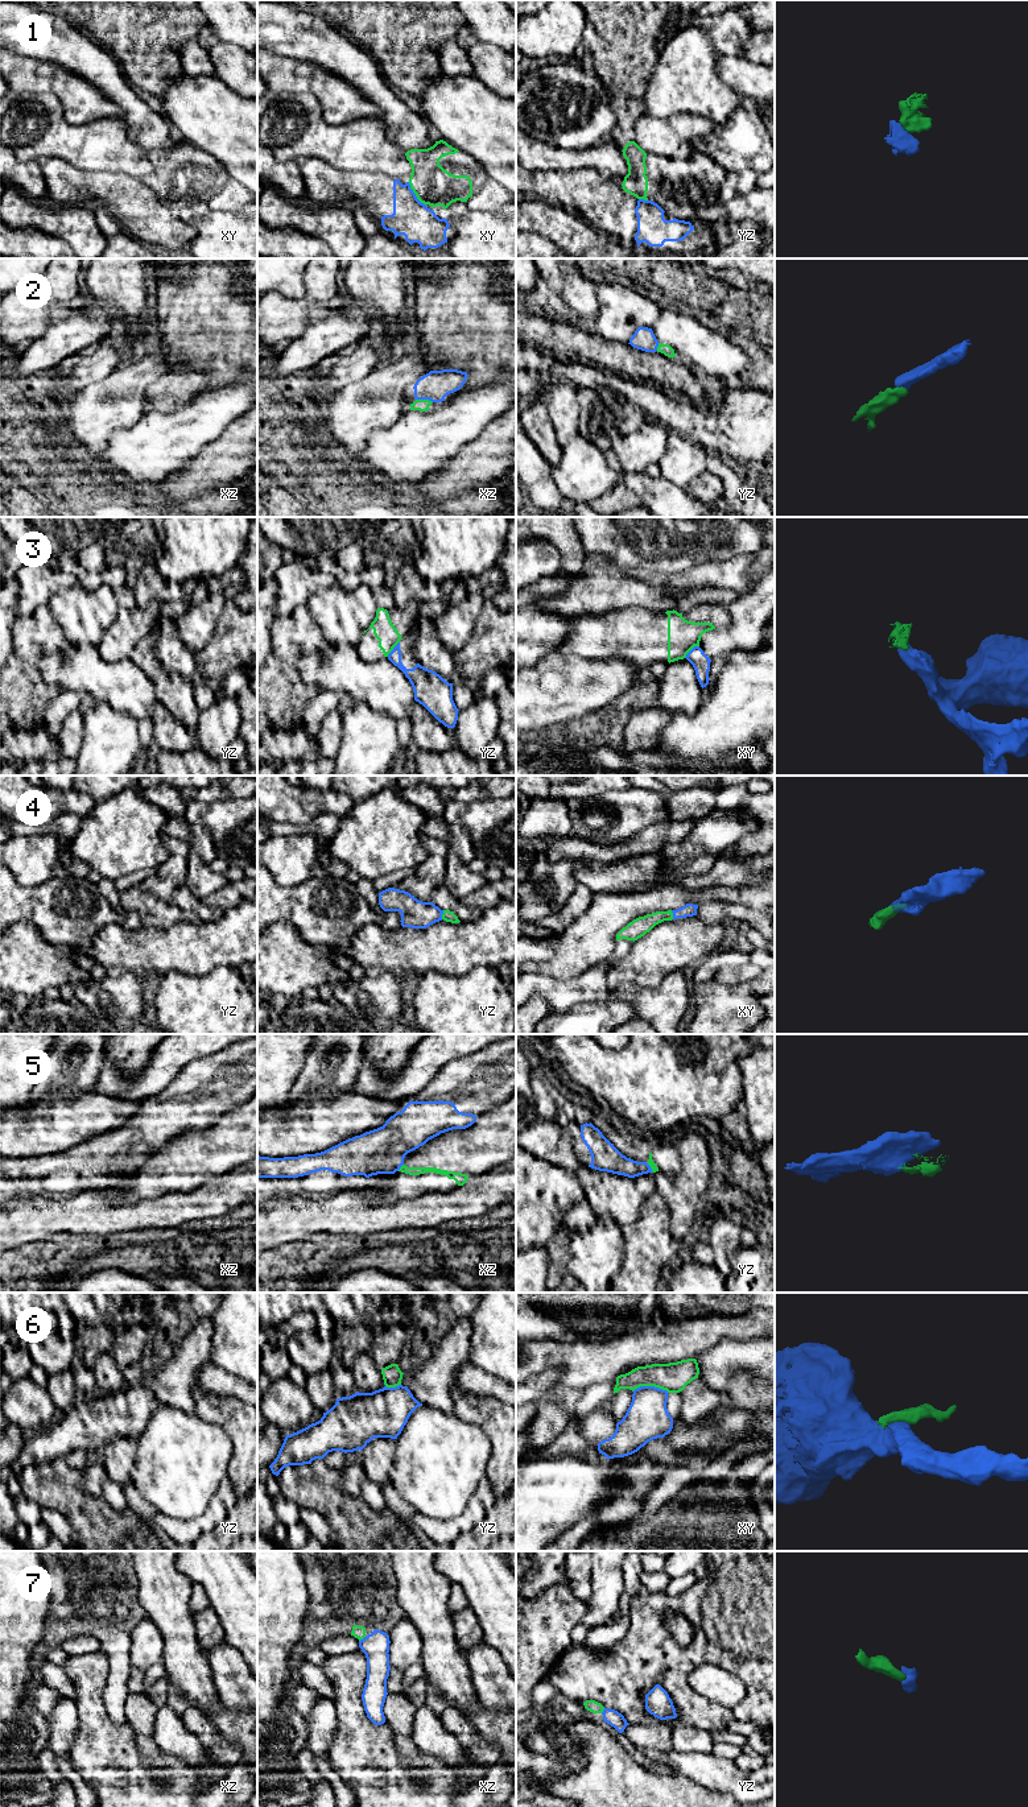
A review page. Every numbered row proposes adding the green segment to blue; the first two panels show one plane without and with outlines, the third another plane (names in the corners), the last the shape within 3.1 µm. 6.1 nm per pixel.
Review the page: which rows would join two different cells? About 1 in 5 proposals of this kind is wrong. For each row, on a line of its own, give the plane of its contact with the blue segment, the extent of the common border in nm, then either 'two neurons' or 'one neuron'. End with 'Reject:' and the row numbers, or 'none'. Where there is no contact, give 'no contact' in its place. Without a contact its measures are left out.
1: contact in xy; length 180 nm; two neurons
2: contact in xz; length 110 nm; one neuron
3: contact in xy; length 120 nm; two neurons
4: contact in yz; length 60 nm; one neuron
5: contact in xz; length 60 nm; two neurons
6: contact in xy; length 220 nm; one neuron
7: contact in xz; length 50 nm; one neuron
Reject: 1, 3, 5

